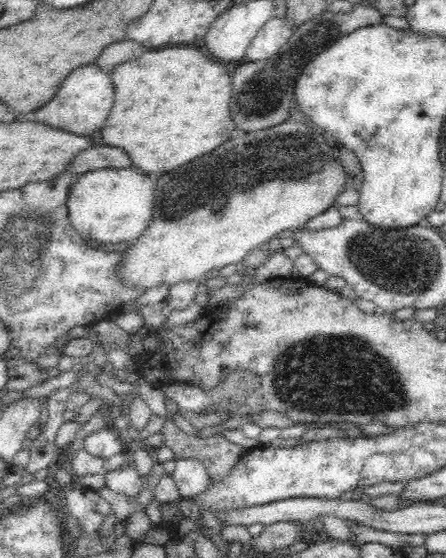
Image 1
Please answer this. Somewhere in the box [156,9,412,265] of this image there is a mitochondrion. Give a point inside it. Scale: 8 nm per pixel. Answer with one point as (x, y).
(262, 100)

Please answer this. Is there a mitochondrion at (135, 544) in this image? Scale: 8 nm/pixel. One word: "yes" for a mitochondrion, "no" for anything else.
no

